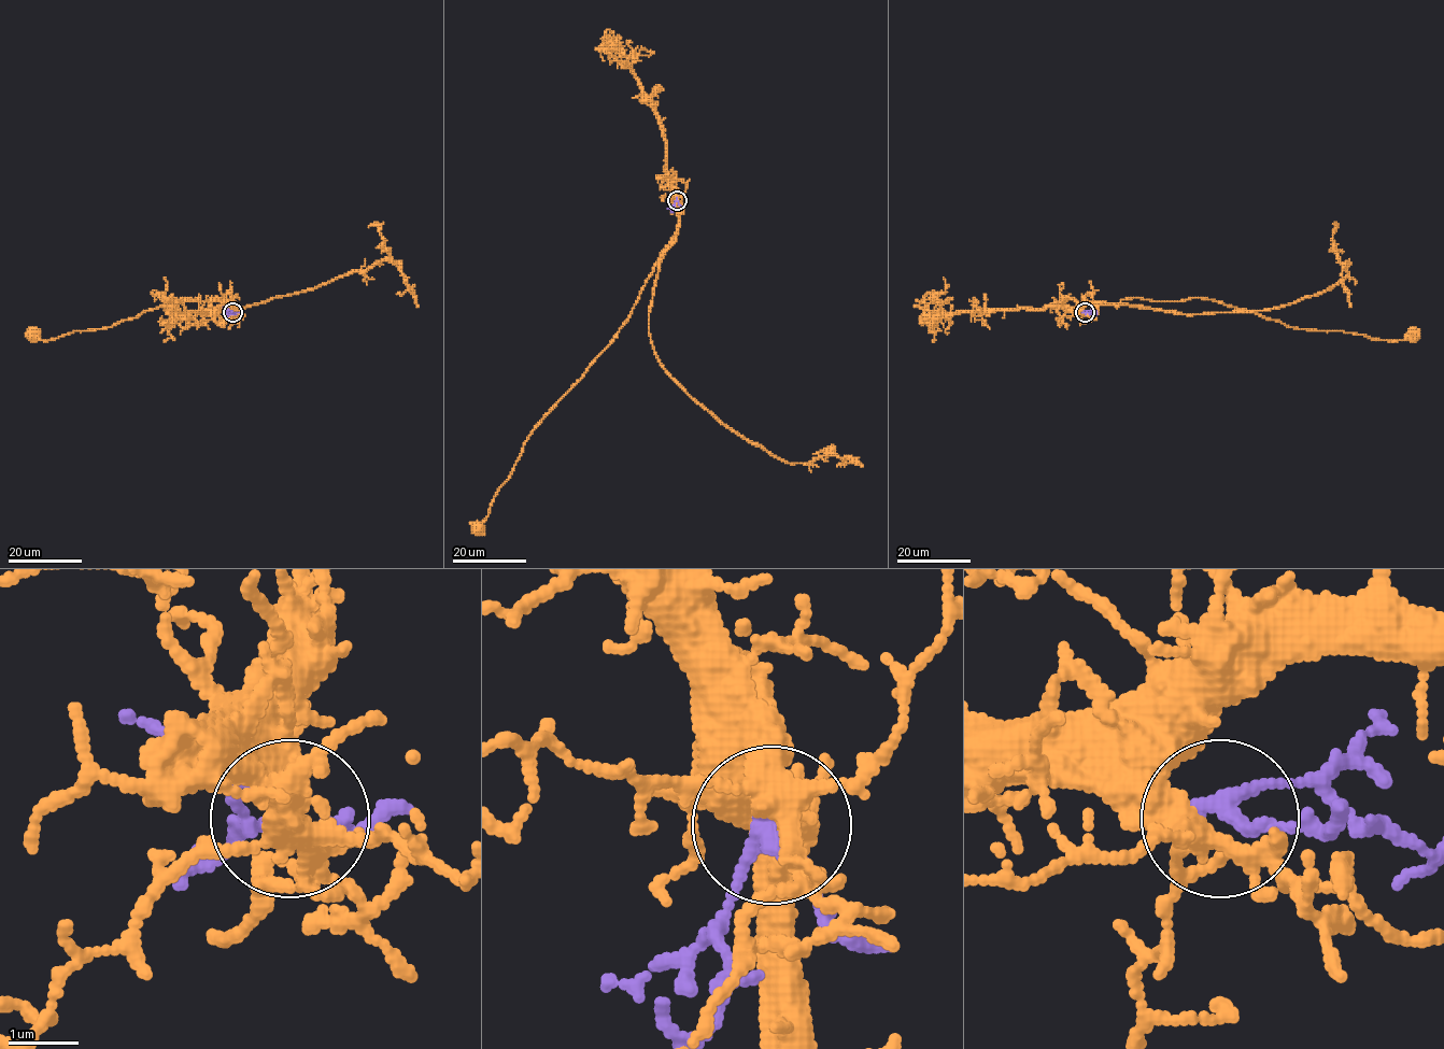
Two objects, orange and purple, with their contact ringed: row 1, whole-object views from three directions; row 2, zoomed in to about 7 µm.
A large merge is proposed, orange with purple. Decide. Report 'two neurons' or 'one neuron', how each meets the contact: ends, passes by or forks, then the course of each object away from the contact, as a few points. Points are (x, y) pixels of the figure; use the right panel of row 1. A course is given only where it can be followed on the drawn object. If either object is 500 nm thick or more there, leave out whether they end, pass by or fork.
one neuron; orange forks; purple passes by; course orange (1084, 313), (1082, 309), (1090, 303), (1205, 298), (1290, 326), (1401, 340), (1413, 332); course purple (1084, 313), (1096, 311)

